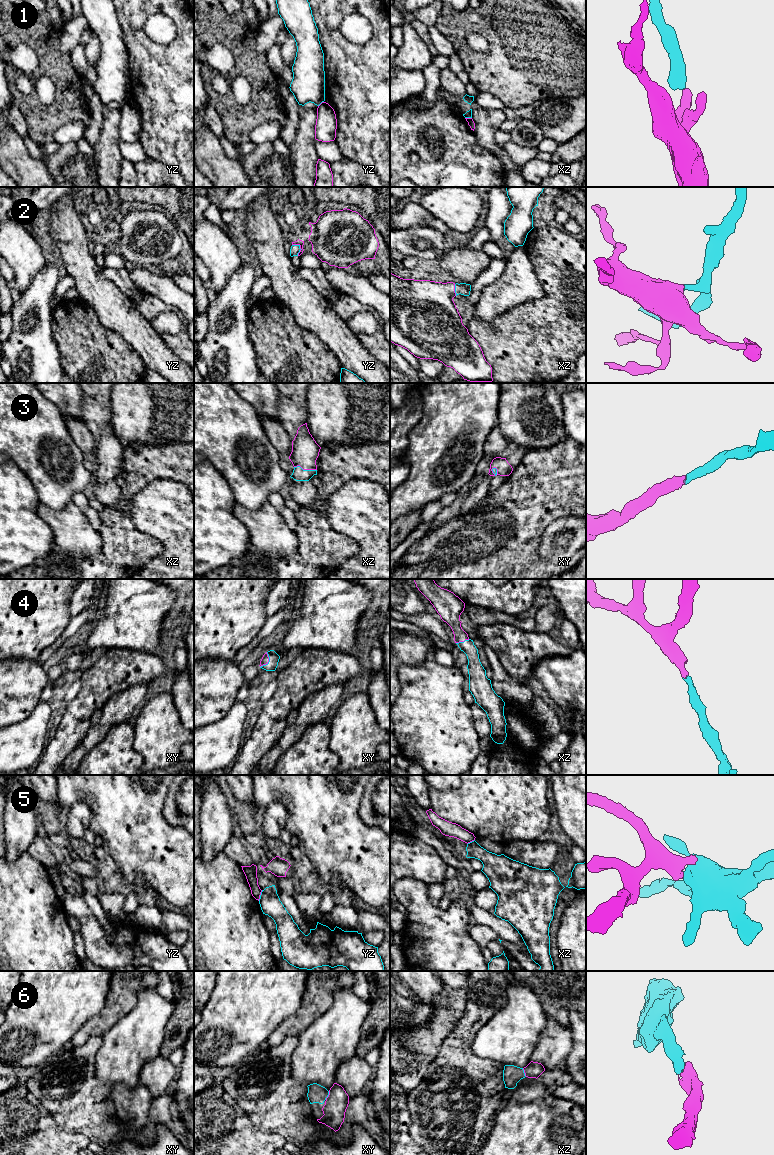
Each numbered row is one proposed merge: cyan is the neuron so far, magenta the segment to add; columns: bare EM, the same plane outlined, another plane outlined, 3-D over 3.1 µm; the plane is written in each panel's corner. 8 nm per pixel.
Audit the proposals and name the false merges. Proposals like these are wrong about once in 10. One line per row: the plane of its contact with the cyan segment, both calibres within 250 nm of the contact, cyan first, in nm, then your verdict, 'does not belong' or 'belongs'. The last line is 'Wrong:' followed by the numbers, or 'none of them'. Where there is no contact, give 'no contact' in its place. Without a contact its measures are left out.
1: meets cyan in yz; 280 nm thick on the cyan side, 180 nm on the other; does not belong
2: meets cyan in yz; 80 nm thick on the cyan side, 50 nm on the other; belongs
3: meets cyan in xz; 100 nm thick on the cyan side, 220 nm on the other; belongs
4: meets cyan in xy; 80 nm thick on the cyan side, 60 nm on the other; belongs
5: meets cyan in yz; 170 nm thick on the cyan side, 100 nm on the other; does not belong
6: meets cyan in xy; 140 nm thick on the cyan side, 180 nm on the other; belongs
Wrong: 1, 5

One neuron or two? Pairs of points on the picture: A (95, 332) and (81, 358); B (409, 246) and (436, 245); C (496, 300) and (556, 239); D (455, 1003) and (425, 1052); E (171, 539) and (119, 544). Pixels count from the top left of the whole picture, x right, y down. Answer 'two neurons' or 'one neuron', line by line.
A: one neuron
B: one neuron
C: two neurons
D: one neuron
E: two neurons

